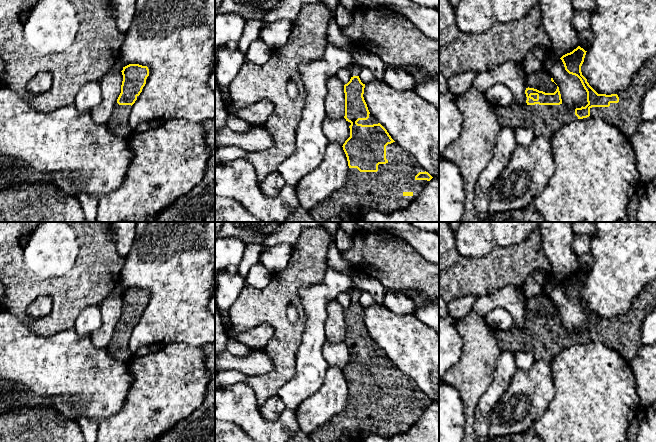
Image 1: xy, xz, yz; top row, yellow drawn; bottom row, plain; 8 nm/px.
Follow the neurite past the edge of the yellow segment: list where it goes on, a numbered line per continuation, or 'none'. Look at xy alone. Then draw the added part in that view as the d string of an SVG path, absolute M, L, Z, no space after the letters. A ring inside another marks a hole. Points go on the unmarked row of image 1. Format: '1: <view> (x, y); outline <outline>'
1: xy (118, 348); outline M117 326L114 330L113 337L105 348L107 354L116 359L121 360L129 357L129 341L131 337L131 329L119 329Z

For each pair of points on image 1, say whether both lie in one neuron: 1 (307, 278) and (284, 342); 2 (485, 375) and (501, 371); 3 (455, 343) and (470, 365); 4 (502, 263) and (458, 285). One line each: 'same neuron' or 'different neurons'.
1: same neuron
2: different neurons
3: different neurons
4: same neuron

